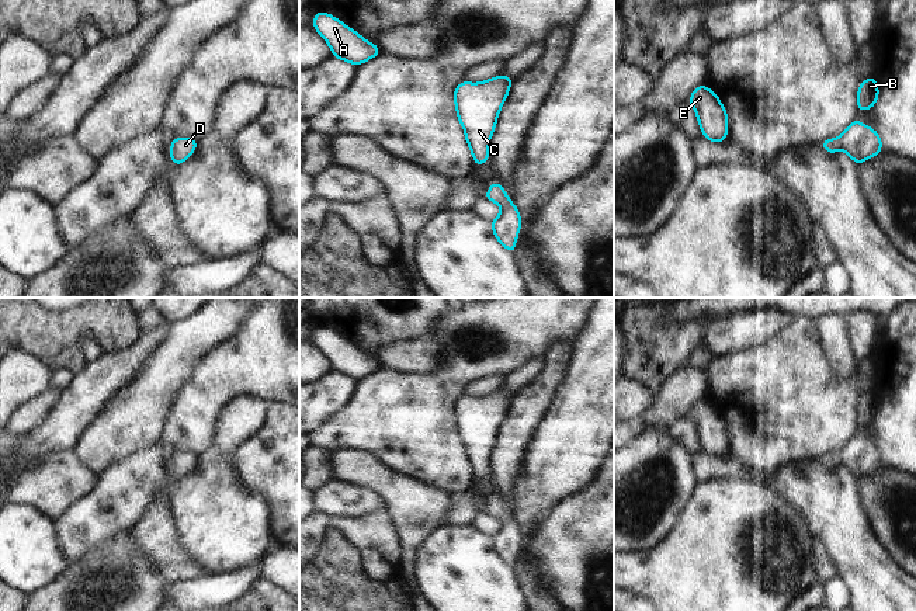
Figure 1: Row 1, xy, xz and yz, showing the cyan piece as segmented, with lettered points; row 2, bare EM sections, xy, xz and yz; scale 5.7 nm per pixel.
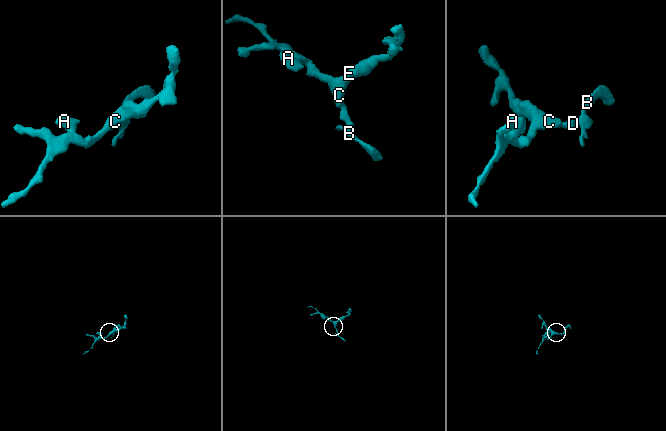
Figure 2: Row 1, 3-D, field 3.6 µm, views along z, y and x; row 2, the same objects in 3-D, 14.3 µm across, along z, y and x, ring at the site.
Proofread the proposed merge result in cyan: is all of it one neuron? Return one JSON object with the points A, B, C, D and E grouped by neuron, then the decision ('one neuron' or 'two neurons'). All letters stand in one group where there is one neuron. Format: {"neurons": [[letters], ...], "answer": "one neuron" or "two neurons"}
{"neurons": [["A", "B", "C", "D", "E"]], "answer": "one neuron"}

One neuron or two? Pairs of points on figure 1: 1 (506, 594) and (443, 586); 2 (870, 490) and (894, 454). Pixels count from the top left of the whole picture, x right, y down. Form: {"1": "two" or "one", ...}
{"1": "one", "2": "two"}

